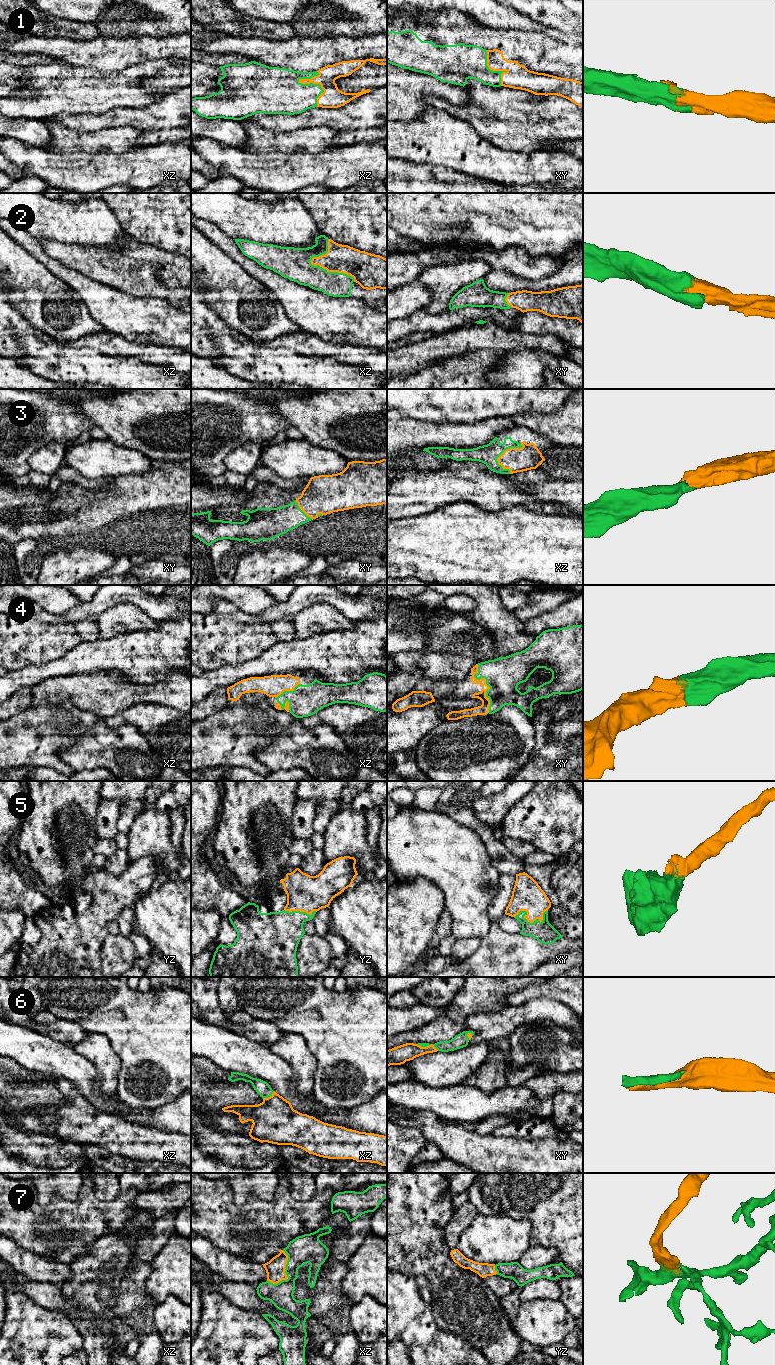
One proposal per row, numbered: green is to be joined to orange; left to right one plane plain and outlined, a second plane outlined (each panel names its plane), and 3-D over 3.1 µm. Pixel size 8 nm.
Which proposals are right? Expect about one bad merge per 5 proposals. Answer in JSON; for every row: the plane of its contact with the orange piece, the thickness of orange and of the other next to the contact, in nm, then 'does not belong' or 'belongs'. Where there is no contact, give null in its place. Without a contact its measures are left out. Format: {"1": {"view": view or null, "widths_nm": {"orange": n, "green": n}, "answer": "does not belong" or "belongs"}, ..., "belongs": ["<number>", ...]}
{"1": {"view": "xz", "widths_nm": {"orange": 170, "green": 360}, "answer": "belongs"}, "2": {"view": "xz", "widths_nm": {"orange": 220, "green": 260}, "answer": "belongs"}, "3": {"view": "xz", "widths_nm": {"orange": 200, "green": 160}, "answer": "belongs"}, "4": {"view": "xy", "widths_nm": {"orange": 80, "green": 280}, "answer": "belongs"}, "5": {"view": "xy", "widths_nm": {"orange": 240, "green": 170}, "answer": "belongs"}, "6": {"view": "xz", "widths_nm": {"orange": 360, "green": 110}, "answer": "belongs"}, "7": {"view": "xz", "widths_nm": {"orange": 160, "green": 220}, "answer": "belongs"}, "belongs": ["1", "2", "3", "4", "5", "6", "7"]}

